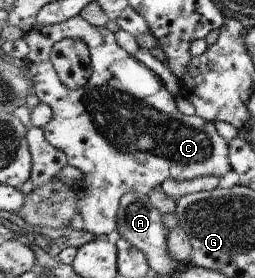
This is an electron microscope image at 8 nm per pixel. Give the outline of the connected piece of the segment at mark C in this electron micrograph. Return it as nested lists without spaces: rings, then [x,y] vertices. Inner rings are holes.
[[[82,16],[70,17],[60,24],[34,26],[26,32],[24,40],[29,44],[30,52],[25,60],[33,74],[33,87],[42,103],[50,105],[53,115],[43,126],[46,140],[66,153],[68,165],[83,172],[82,180],[77,183],[84,189],[84,198],[79,203],[78,213],[88,232],[104,236],[117,228],[117,208],[120,199],[126,193],[148,195],[165,180],[189,181],[196,177],[222,178],[231,174],[228,158],[228,143],[218,134],[215,124],[198,115],[183,115],[176,107],[175,97],[168,92],[158,74],[152,72],[142,61],[126,52],[109,29],[97,27],[84,20]],[[62,39],[78,39],[86,43],[91,56],[92,74],[82,87],[72,90],[66,88],[57,77],[52,66],[50,53],[53,43]]]

